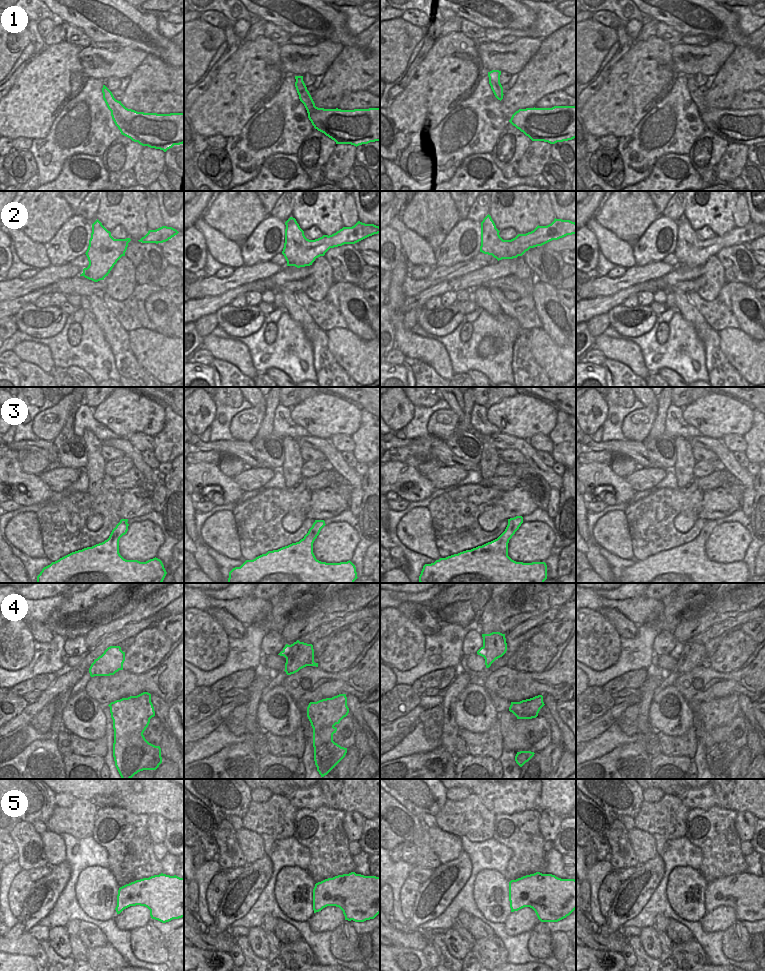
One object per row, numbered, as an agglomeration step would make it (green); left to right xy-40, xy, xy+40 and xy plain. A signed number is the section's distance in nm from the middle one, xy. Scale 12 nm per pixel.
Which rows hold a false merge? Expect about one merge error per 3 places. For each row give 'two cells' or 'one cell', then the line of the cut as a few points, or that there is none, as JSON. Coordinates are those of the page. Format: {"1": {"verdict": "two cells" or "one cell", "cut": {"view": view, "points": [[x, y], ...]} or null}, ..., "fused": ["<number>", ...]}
{"1": {"verdict": "one cell", "cut": null}, "2": {"verdict": "one cell", "cut": null}, "3": {"verdict": "one cell", "cut": null}, "4": {"verdict": "one cell", "cut": null}, "5": {"verdict": "one cell", "cut": null}, "fused": []}

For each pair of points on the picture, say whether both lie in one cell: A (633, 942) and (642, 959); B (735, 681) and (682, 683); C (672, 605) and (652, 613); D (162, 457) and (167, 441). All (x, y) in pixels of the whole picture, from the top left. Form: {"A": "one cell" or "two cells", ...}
{"A": "one cell", "B": "one cell", "C": "two cells", "D": "one cell"}

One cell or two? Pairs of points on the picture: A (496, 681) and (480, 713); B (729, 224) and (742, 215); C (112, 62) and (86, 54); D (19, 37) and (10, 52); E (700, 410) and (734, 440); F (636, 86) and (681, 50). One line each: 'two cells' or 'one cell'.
A: two cells
B: two cells
C: one cell
D: one cell
E: two cells
F: two cells

